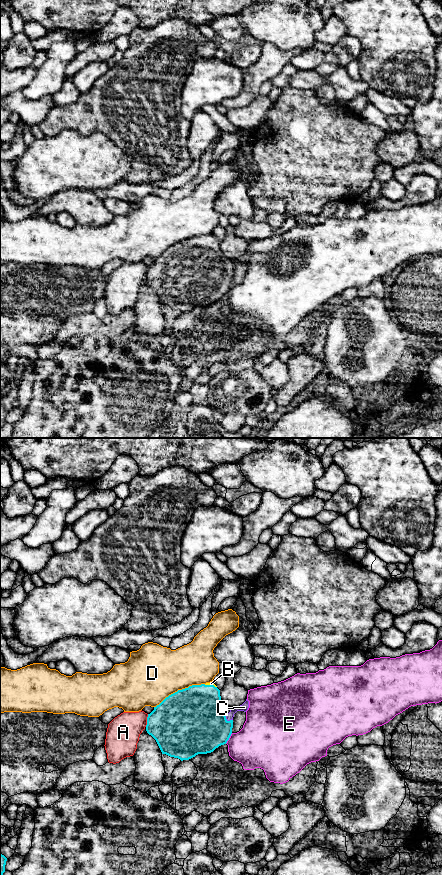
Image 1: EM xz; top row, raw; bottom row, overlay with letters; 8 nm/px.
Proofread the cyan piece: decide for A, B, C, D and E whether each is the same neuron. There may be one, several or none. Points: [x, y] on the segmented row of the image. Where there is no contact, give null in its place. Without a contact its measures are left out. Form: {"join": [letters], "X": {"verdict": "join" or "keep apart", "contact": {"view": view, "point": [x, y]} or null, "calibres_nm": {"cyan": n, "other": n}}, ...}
{"join": ["B", "C"], "A": {"verdict": "keep apart", "contact": {"view": "xz", "point": [147, 720]}, "calibres_nm": {"cyan": 440, "other": 260}}, "B": {"verdict": "join", "contact": {"view": "xz", "point": [210, 685]}, "calibres_nm": {"cyan": 400, "other": 30}}, "C": {"verdict": "join", "contact": {"view": "xz", "point": [226, 719]}, "calibres_nm": {"cyan": 440, "other": 70}}, "D": {"verdict": "keep apart", "contact": {"view": "xz", "point": [179, 690]}, "calibres_nm": {"cyan": 500, "other": 440}}, "E": {"verdict": "keep apart", "contact": {"view": "xz", "point": [229, 737]}, "calibres_nm": {"cyan": 400, "other": 380}}}

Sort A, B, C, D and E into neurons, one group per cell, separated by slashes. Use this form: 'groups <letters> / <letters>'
groups A / B C / D / E

